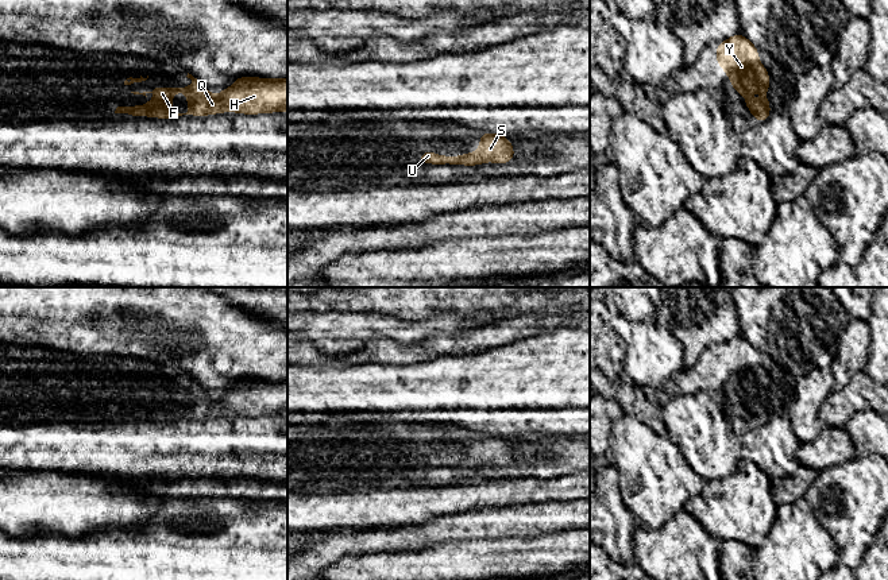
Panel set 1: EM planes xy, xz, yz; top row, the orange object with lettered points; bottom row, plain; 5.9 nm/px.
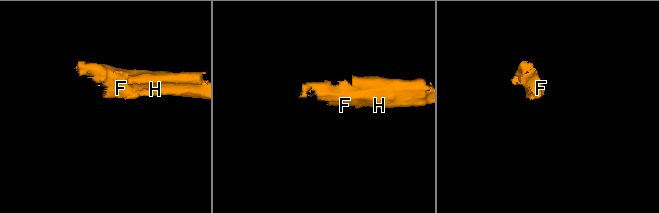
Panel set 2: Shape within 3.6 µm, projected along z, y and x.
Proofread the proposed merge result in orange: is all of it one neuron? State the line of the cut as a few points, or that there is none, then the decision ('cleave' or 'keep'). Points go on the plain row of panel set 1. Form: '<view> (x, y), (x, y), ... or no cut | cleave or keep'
no cut | keep

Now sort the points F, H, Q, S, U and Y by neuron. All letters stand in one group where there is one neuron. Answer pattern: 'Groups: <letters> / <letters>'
Groups: F H Q S U Y

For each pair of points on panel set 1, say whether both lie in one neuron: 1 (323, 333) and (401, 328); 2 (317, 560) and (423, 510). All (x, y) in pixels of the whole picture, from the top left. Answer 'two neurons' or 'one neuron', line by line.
1: one neuron
2: two neurons

